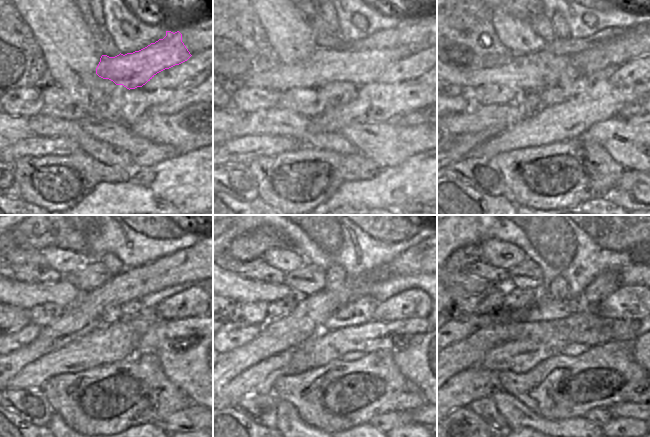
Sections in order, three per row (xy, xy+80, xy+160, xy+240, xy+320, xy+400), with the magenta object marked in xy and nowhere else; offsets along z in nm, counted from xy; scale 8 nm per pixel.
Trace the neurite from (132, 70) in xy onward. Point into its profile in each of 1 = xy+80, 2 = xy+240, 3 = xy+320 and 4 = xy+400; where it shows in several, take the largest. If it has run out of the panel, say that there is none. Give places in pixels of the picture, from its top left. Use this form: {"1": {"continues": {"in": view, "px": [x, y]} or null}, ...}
{"1": {"continues": {"in": "xy+80", "px": [361, 67]}}, "2": {"continues": {"in": "xy+240", "px": [26, 296]}}, "3": {"continues": {"in": "xy+320", "px": [233, 287]}}, "4": {"continues": {"in": "xy+400", "px": [472, 285]}}}

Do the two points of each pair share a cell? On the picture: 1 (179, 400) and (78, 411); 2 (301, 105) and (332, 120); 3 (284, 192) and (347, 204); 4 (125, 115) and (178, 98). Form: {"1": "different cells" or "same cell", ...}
{"1": "same cell", "2": "different cells", "3": "different cells", "4": "same cell"}

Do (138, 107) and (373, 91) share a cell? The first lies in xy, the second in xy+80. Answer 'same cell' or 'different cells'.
same cell

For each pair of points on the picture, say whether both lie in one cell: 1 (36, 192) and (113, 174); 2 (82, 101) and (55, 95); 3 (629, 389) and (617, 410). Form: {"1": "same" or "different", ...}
{"1": "same", "2": "same", "3": "different"}

